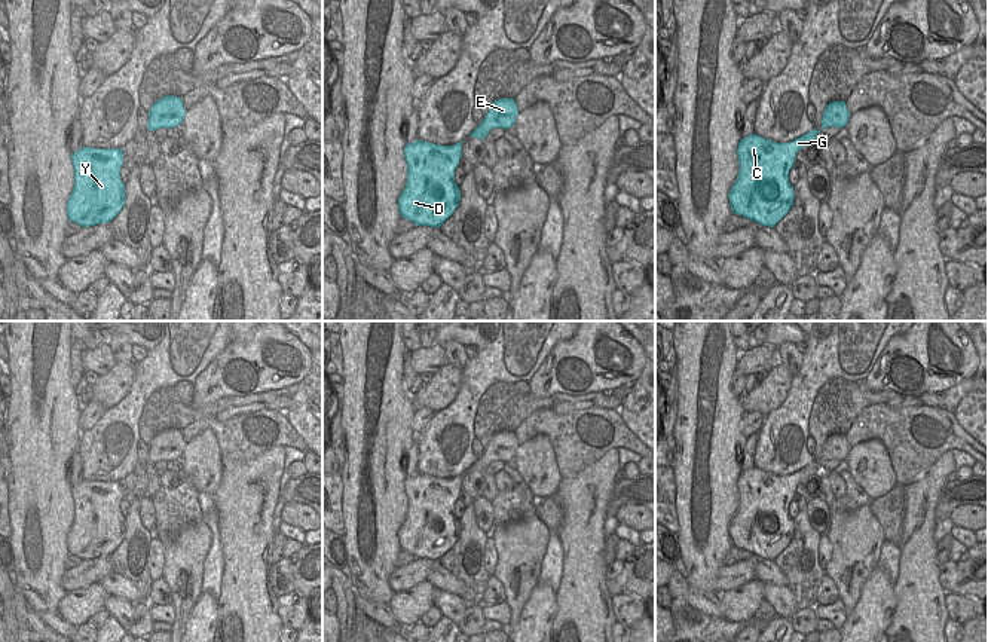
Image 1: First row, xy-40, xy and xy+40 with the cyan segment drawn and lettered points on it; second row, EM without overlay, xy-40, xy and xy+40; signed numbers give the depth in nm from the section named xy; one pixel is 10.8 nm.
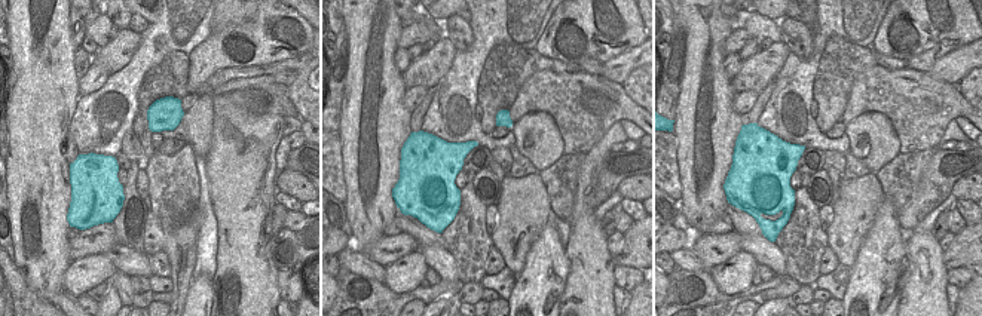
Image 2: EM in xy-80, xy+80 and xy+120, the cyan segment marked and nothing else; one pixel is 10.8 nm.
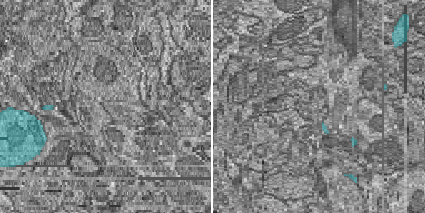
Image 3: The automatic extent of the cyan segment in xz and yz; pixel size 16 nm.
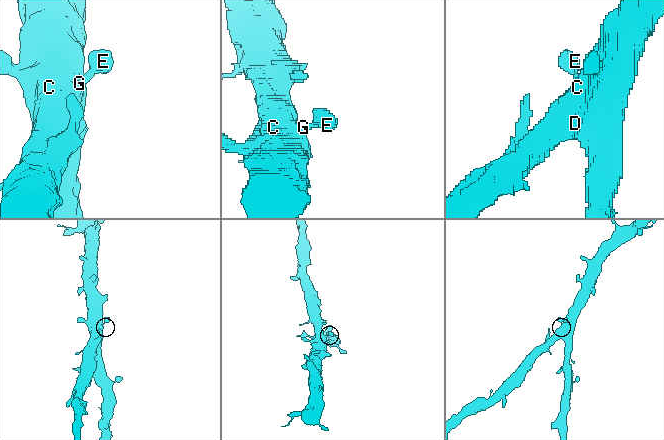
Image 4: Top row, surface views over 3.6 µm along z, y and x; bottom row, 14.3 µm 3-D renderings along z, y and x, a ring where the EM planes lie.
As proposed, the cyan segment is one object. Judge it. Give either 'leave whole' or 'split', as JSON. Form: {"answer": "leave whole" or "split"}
{"answer": "leave whole"}

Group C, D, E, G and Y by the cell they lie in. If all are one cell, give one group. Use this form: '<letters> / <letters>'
C D E G Y

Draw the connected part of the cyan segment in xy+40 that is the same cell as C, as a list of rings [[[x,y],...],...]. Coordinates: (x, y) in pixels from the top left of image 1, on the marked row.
[[[832,101],[823,111],[820,131],[814,128],[789,143],[776,143],[756,134],[741,138],[737,147],[740,171],[728,195],[732,214],[743,215],[762,226],[774,227],[793,205],[795,195],[793,186],[789,184],[789,171],[793,168],[796,153],[813,143],[825,128],[844,128],[848,117],[850,113],[845,101]]]

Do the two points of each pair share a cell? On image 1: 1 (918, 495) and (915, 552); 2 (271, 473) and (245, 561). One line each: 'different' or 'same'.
1: same
2: same

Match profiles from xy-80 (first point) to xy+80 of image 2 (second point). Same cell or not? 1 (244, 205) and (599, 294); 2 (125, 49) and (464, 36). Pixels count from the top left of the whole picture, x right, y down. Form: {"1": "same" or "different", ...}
{"1": "same", "2": "different"}

